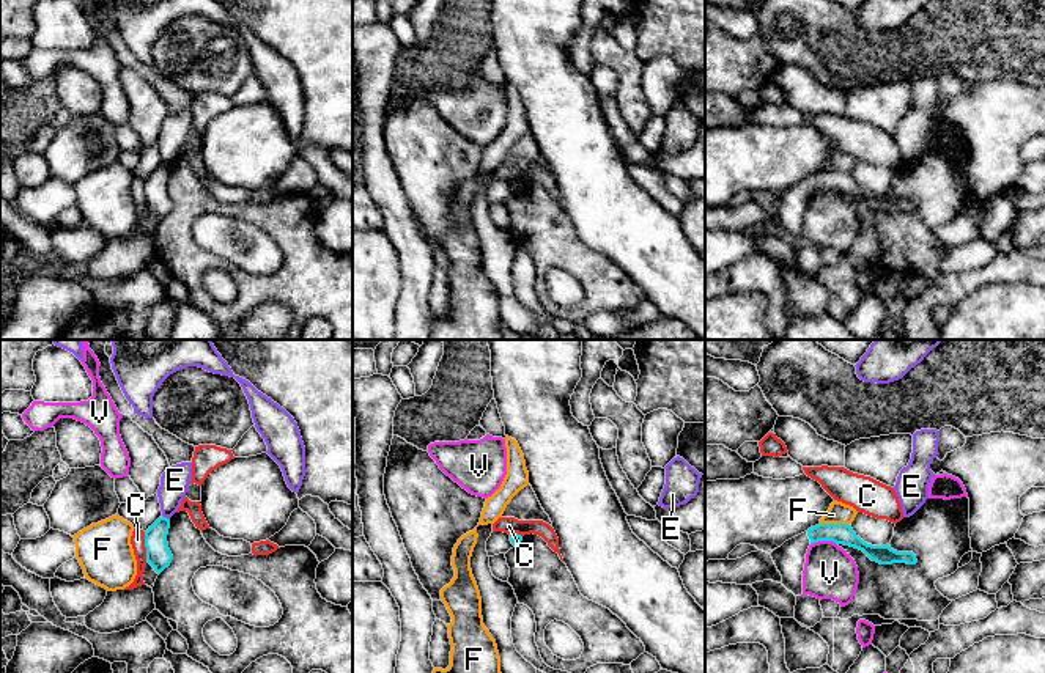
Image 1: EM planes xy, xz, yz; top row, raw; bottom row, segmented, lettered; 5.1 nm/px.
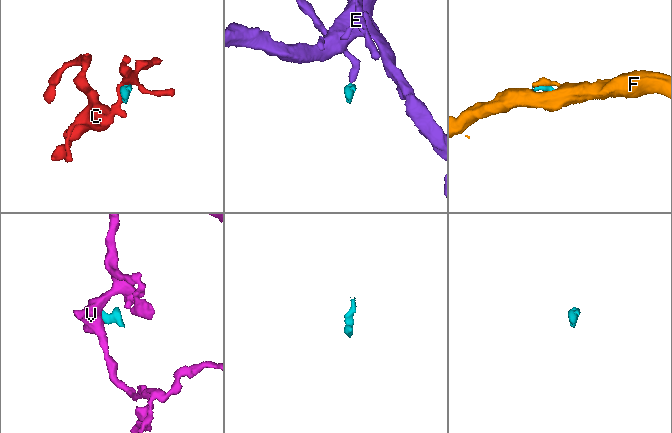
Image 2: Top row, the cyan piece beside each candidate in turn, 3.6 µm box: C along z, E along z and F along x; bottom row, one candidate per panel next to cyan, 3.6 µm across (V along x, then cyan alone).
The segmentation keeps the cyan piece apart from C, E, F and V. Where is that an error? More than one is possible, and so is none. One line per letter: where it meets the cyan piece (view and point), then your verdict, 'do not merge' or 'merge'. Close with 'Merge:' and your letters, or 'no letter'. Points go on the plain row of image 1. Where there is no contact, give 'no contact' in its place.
C: meets cyan in xy at (145, 194); do not merge
E: meets cyan in xy at (166, 165); do not merge
F: meets cyan in yz at (834, 172); do not merge
V: meets cyan in yz at (823, 187); do not merge
Merge: no letter

